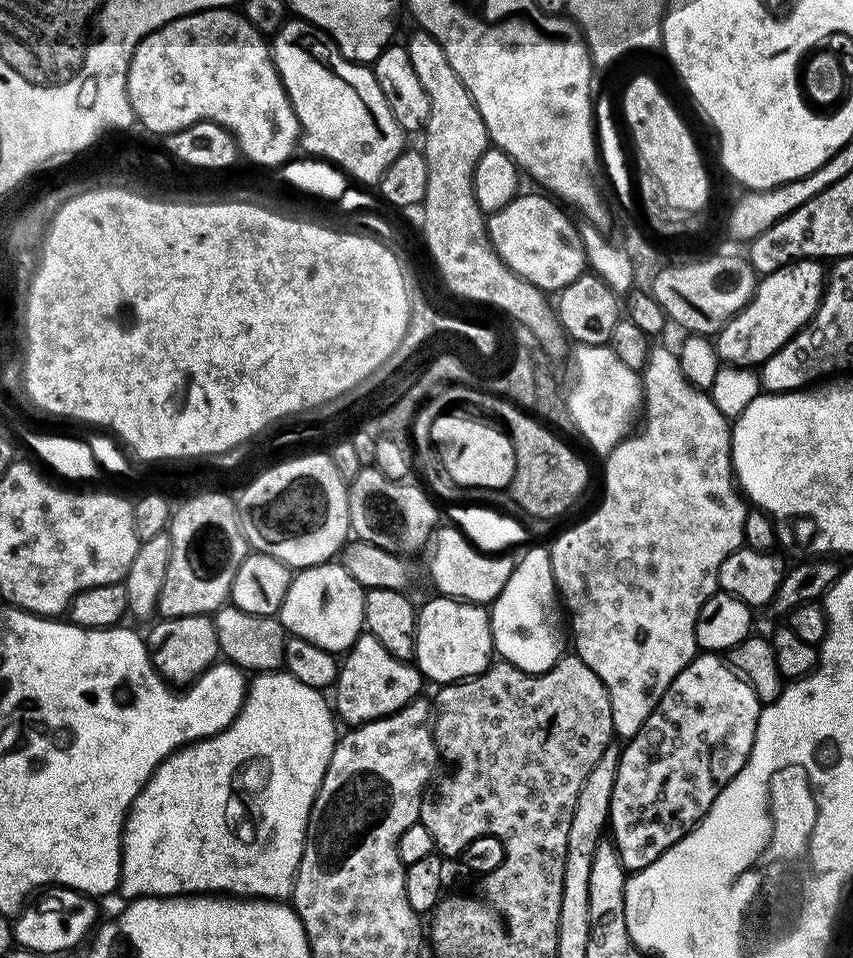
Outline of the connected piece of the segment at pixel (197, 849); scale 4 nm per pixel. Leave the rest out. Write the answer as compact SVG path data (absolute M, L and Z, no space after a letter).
M277 670L274 672L261 672L251 677L250 683L247 685L244 693L244 704L240 708L240 713L232 720L229 728L223 728L217 736L207 736L205 740L196 740L192 744L186 744L182 748L176 749L166 757L160 765L152 771L152 776L145 782L144 789L134 798L131 808L128 809L128 817L124 819L124 831L120 838L120 883L118 885L119 895L124 895L125 901L138 900L141 896L191 896L193 894L235 894L240 898L259 898L262 900L274 900L284 902L291 897L294 890L294 882L298 874L298 866L300 859L304 853L304 835L308 832L308 819L310 818L310 810L312 803L316 797L316 792L320 788L322 778L326 774L326 766L330 762L330 758L336 749L336 741L338 739L338 731L336 732L337 717L334 715L333 709L330 707L328 700L323 691L318 688L306 686L303 682L298 682L298 678L294 678L289 672Z

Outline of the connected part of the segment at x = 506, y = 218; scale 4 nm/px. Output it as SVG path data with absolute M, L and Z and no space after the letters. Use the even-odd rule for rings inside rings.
M544 194L524 195L517 195L505 208L487 217L488 237L502 262L506 262L514 274L530 281L545 294L559 293L560 289L570 286L574 278L585 275L586 257L581 229L572 225L567 216L569 213L555 199Z

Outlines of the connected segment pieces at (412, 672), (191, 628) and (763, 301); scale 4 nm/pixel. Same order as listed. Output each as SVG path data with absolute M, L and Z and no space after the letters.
M361 633L343 657L336 677L334 710L337 717L348 726L365 724L366 721L389 716L417 699L424 679L415 665L408 664L392 656L374 635Z
M211 615L170 617L157 619L146 632L148 656L156 671L173 686L187 686L197 680L220 656L218 634L214 634Z
M796 260L757 283L752 301L715 333L716 352L725 365L755 369L798 335L818 310L826 287L826 268L819 260Z

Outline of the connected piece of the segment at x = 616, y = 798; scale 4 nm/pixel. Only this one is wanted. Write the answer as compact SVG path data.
M697 654L678 678L670 682L650 718L646 718L638 734L625 743L628 745L612 776L608 828L624 871L628 874L640 872L662 858L670 846L677 844L706 815L714 798L718 798L720 791L731 782L726 776L738 774L748 761L761 707L762 702L752 687L728 665L727 659L716 654Z

